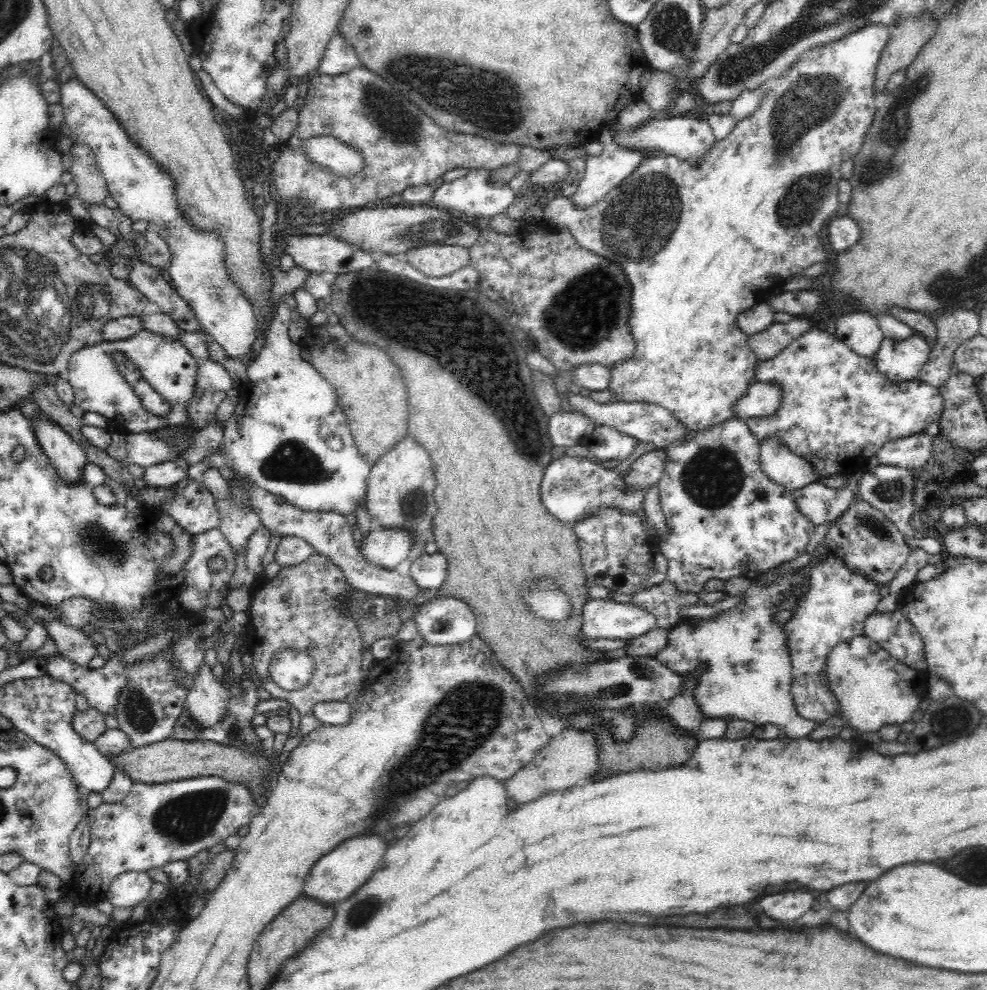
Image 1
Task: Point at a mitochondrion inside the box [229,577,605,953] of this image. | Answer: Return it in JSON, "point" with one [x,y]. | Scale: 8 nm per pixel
{"point":[470,713]}

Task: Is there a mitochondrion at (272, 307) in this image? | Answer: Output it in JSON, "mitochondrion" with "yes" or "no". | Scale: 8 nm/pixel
{"mitochondrion":"no"}

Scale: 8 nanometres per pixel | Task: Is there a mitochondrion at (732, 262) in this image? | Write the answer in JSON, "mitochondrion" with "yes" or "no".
{"mitochondrion":"no"}

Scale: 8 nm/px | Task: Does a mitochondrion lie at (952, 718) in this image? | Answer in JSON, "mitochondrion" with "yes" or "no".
{"mitochondrion":"yes"}

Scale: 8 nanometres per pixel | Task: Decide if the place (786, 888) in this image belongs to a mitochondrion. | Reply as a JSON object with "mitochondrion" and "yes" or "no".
{"mitochondrion":"no"}

